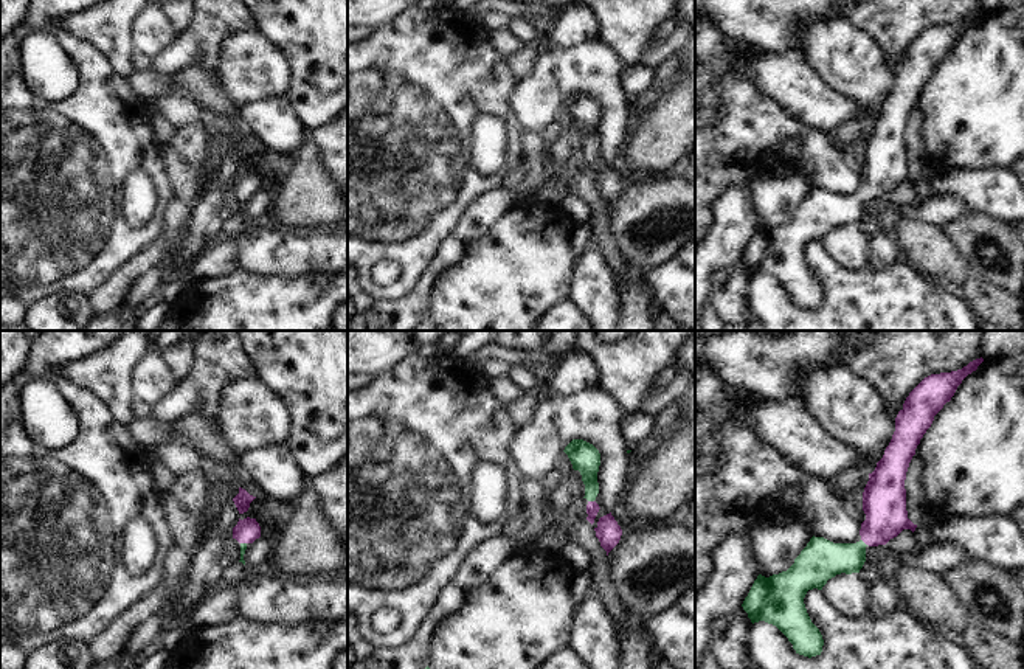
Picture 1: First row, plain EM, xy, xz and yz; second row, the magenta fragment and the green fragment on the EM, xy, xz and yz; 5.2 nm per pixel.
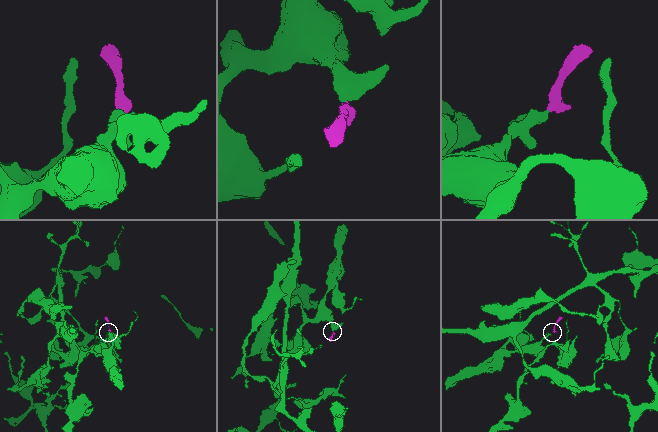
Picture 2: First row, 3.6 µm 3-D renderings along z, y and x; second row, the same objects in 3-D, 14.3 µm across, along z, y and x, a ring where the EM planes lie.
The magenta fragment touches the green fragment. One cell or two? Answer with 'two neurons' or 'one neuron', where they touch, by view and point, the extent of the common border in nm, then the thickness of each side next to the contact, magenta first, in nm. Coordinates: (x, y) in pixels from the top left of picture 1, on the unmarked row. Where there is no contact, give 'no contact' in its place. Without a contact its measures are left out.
one neuron; meets magenta in xz at (591, 154); contact 30 nm long; 70 nm thick on the magenta side, 150 nm on the other

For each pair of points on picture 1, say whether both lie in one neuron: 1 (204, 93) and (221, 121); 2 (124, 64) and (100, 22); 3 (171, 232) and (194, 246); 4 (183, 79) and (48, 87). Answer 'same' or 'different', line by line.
1: same
2: same
3: different
4: different

